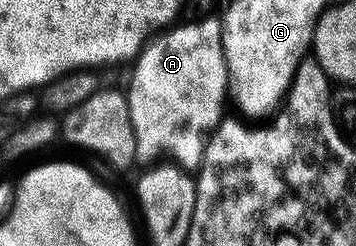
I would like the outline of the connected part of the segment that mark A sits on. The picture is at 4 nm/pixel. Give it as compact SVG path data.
M218 17L203 18L200 22L187 22L184 26L180 24L172 25L170 28L164 29L158 36L152 37L147 45L143 47L141 53L134 59L135 71L131 74L131 87L126 87L125 93L127 103L129 104L129 116L133 120L133 132L137 140L136 155L140 159L155 158L151 160L159 160L162 154L169 154L178 165L184 168L195 168L203 161L203 148L211 133L216 126L219 125L224 117L223 97L226 99L229 94L227 85L227 61L223 55L223 24Z

